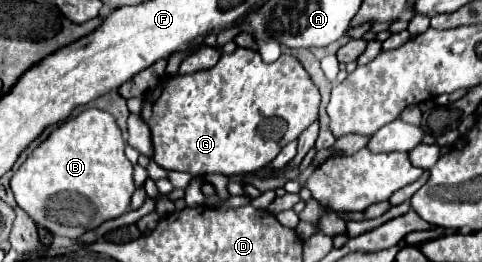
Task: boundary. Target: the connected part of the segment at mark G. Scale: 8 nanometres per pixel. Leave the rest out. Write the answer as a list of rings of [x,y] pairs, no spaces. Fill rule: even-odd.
[[[236,48],[232,54],[222,54],[210,70],[166,78],[143,99],[142,118],[152,132],[154,162],[164,170],[198,174],[252,174],[268,166],[278,152],[296,140],[314,118],[318,118],[320,92],[298,58],[282,54],[276,62],[262,62],[260,54],[246,48]]]

